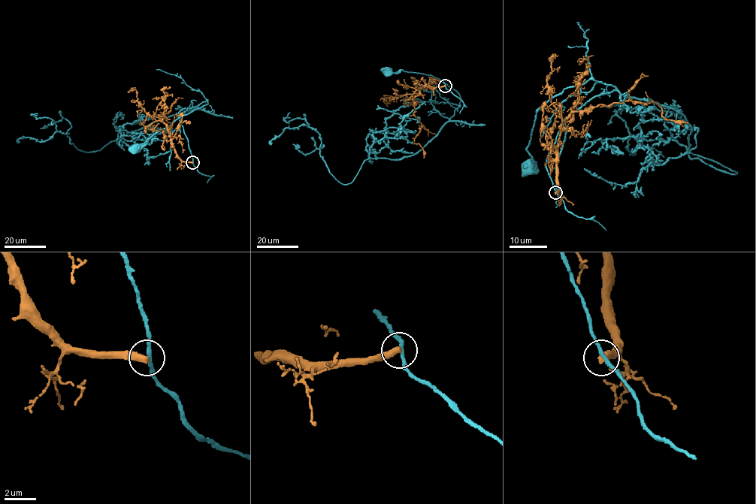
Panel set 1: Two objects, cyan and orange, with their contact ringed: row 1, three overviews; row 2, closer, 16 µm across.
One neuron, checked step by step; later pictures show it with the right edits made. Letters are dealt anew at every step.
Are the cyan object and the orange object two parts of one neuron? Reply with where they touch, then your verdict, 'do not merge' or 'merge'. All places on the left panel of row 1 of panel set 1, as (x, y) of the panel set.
place (192, 162); do not merge

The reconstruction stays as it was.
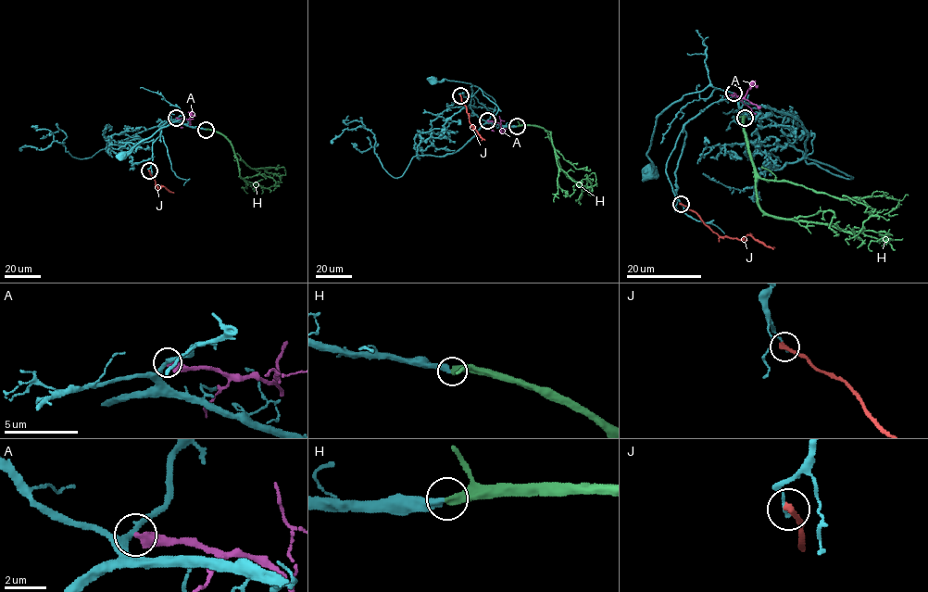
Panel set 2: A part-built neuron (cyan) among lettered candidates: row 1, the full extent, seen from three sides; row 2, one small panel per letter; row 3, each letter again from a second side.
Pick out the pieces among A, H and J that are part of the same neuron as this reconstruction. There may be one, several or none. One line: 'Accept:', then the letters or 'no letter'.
Accept: H

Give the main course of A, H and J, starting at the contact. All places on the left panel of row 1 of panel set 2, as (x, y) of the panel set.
A: (176, 118), (188, 119), (193, 114)
H: (206, 129), (220, 133), (237, 158), (250, 167), (279, 176), (285, 174), (283, 167), (279, 167)
J: (149, 170), (157, 187), (163, 186), (174, 193)

